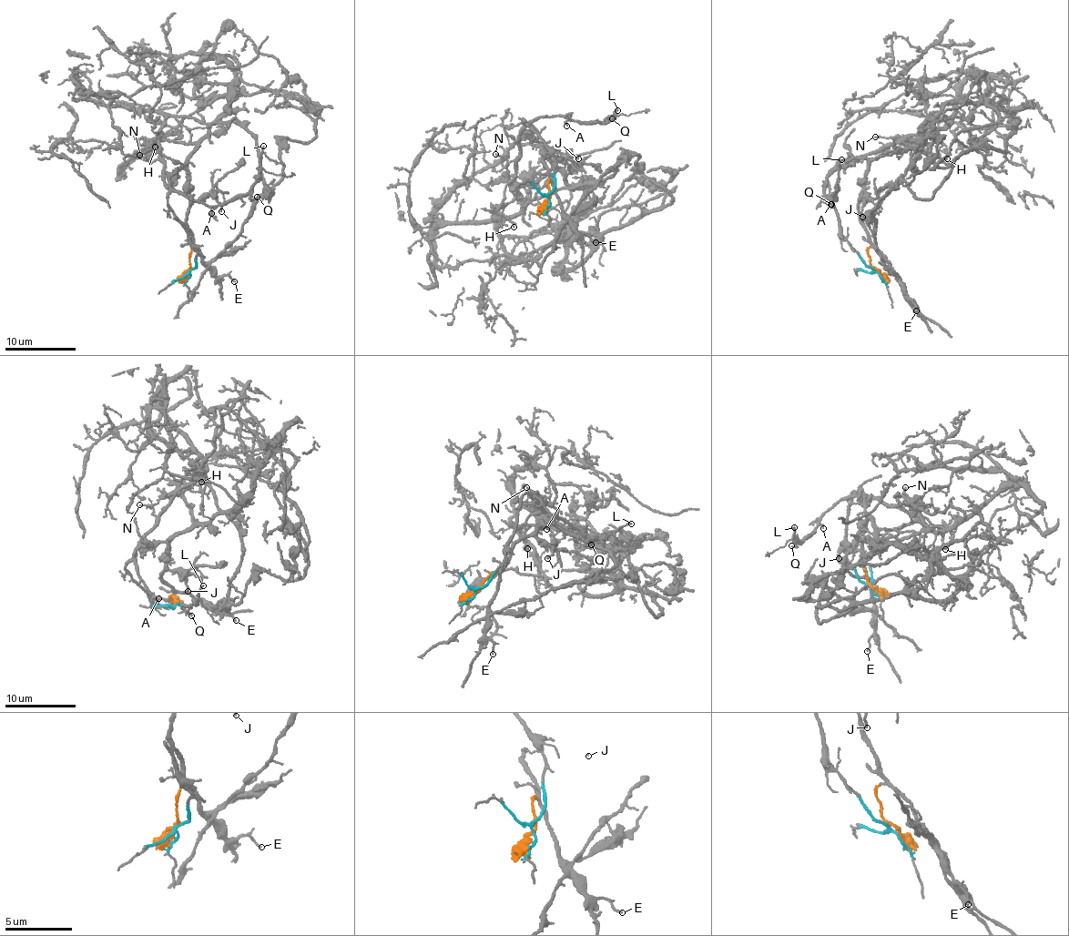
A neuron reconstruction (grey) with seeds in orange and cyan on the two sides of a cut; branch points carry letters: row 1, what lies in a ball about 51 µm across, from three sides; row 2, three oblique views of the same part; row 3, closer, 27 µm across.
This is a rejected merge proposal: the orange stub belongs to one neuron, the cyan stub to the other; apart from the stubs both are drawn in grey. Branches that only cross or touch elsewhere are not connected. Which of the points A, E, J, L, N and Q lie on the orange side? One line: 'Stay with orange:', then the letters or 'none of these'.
Stay with orange: E, J, N

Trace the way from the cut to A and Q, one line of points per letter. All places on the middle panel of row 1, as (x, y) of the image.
A: (549, 195), (554, 186), (555, 160), (533, 127), (524, 119), (534, 121), (544, 116), (566, 115), (566, 126)
Q: (549, 195), (554, 186), (555, 160), (533, 127), (524, 119), (534, 121), (550, 116), (596, 122), (612, 119)

